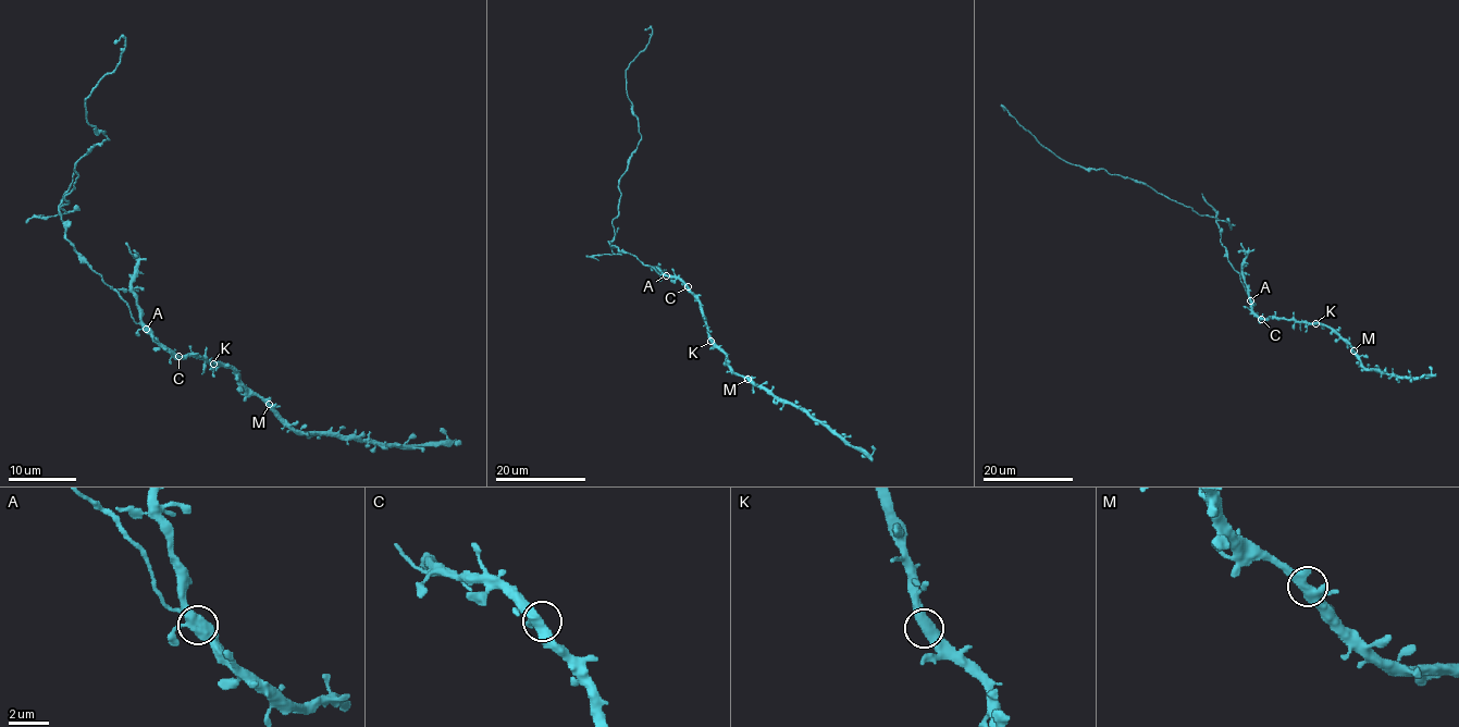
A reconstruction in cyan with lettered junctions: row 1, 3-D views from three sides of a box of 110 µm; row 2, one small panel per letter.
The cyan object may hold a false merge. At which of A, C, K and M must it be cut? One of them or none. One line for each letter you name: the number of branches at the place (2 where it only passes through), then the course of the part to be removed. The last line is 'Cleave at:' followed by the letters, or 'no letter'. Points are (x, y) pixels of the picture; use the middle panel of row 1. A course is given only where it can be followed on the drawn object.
A: 3 branches meet; foreign part runs (666, 275), (608, 242), (619, 213), (619, 180), (641, 137), (626, 71), (646, 48), (653, 29), (644, 29)
Cleave at: A

